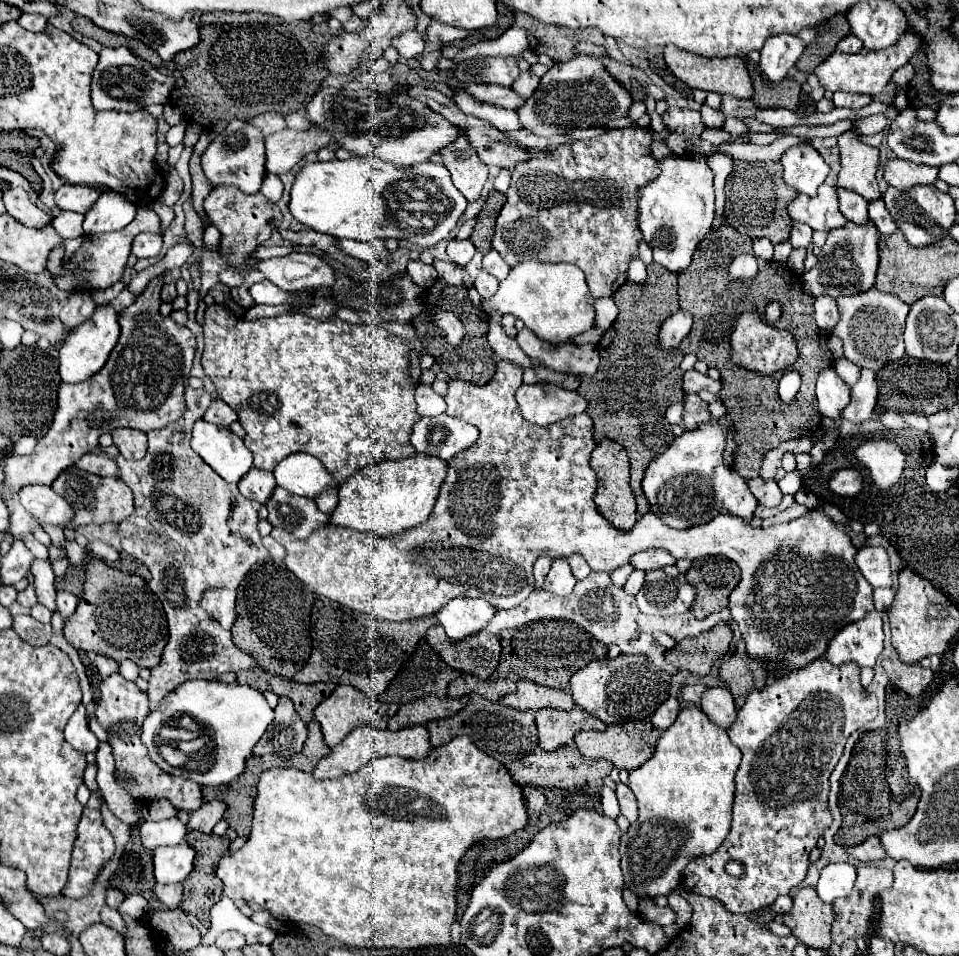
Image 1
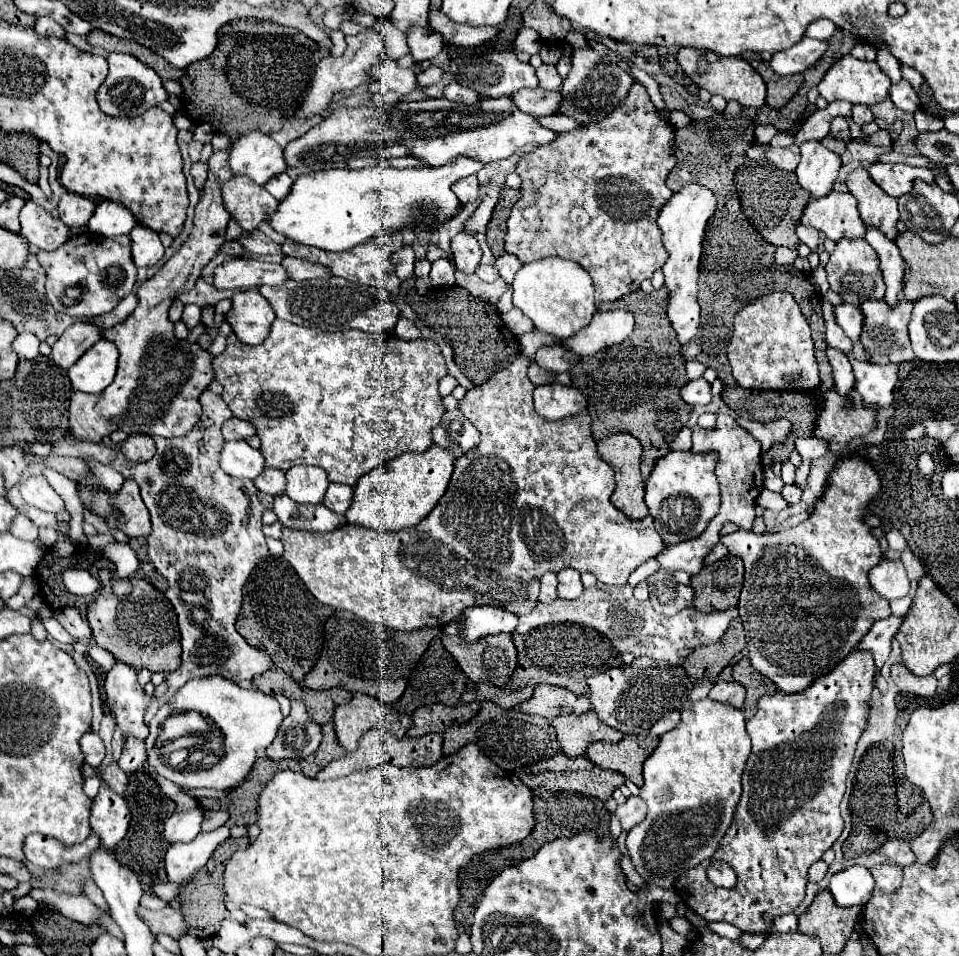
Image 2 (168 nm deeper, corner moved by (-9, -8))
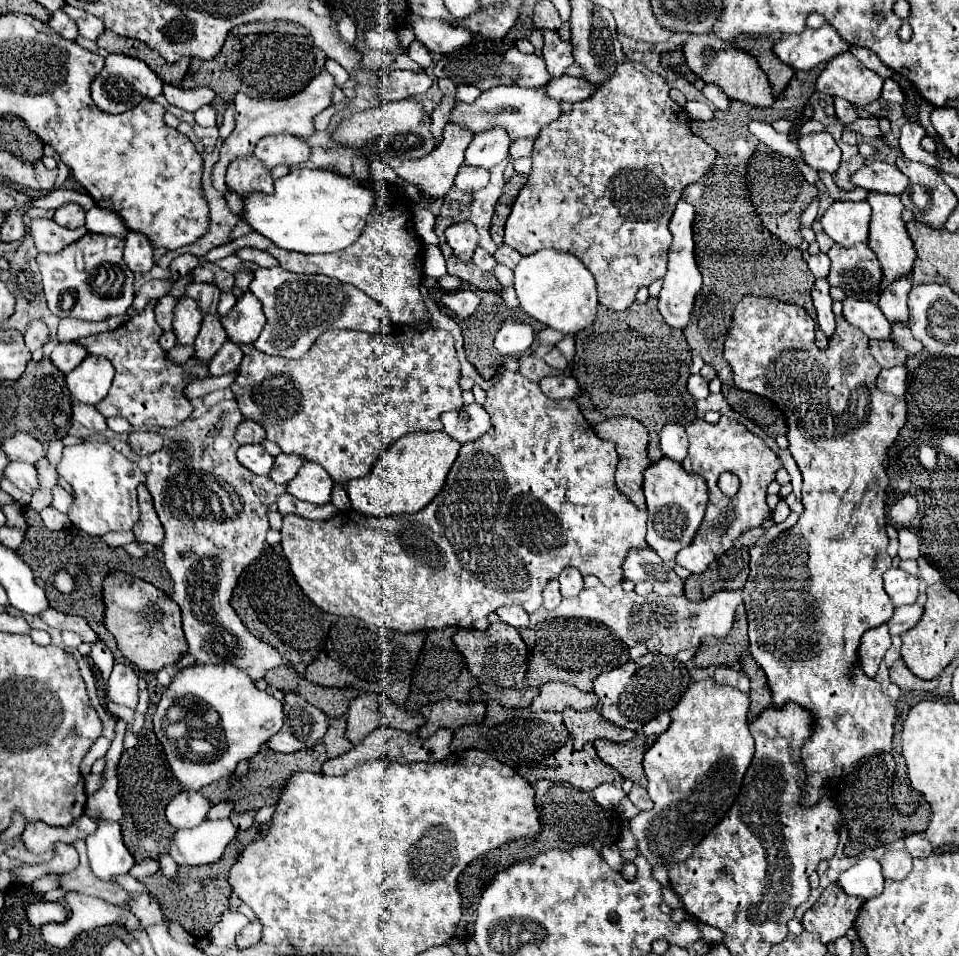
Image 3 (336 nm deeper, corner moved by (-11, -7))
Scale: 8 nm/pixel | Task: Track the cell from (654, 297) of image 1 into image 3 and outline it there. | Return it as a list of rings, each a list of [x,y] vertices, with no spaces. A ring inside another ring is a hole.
[[[649,298],[645,304],[635,300],[623,312],[599,306],[593,324],[575,338],[599,340],[599,348],[603,348],[603,354],[613,364],[613,368],[571,368],[571,376],[581,390],[581,396],[575,400],[585,420],[591,426],[617,416],[639,420],[649,432],[647,452],[651,464],[655,464],[663,456],[659,448],[659,432],[663,426],[687,426],[695,420],[695,400],[687,392],[691,350],[683,332],[667,326],[657,310],[657,298]]]

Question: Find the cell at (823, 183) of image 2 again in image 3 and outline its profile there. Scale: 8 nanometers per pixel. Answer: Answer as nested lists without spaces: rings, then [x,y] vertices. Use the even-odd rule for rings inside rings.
[[[813,132],[799,140],[801,158],[817,172],[837,172],[841,162],[841,148],[829,132]]]

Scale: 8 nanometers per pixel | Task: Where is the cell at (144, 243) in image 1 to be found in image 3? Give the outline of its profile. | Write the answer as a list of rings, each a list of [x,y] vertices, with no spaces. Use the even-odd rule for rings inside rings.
[[[129,232],[125,238],[123,260],[135,274],[145,274],[155,266],[153,250],[155,248],[149,244],[149,240],[145,240],[145,236],[139,232]]]

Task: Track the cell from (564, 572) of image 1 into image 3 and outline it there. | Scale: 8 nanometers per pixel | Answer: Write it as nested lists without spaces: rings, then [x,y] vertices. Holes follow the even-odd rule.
[[[565,568],[559,574],[559,584],[561,584],[563,598],[571,598],[583,590],[583,576],[577,568]]]

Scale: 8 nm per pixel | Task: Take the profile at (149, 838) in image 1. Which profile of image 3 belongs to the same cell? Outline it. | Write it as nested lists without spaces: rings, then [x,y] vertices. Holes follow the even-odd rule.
[[[181,792],[167,804],[167,820],[173,828],[195,828],[199,826],[211,804],[199,792]]]

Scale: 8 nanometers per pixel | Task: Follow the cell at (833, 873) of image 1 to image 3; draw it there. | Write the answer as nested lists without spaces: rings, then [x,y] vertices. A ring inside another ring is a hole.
[[[863,858],[839,876],[839,886],[849,896],[859,896],[863,900],[873,898],[883,892],[881,864],[873,858]]]

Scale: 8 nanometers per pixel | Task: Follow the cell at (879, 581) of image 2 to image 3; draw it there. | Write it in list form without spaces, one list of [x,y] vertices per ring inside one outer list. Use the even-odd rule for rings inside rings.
[[[889,568],[883,574],[883,580],[885,580],[885,592],[889,594],[895,606],[913,604],[917,600],[919,580],[915,576],[903,572],[901,568]]]

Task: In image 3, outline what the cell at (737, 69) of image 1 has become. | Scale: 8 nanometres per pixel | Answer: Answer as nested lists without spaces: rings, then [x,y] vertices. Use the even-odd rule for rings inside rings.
[[[691,34],[683,46],[683,54],[687,58],[687,66],[691,68],[691,72],[707,84],[717,84],[729,96],[729,100],[739,100],[751,106],[771,106],[773,104],[771,84],[765,72],[759,68],[757,60],[751,54],[739,50],[737,46],[721,42],[713,34],[705,34],[705,36]]]

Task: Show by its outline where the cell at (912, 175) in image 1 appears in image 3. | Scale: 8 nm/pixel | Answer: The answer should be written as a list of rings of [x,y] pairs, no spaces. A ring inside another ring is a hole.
[[[871,162],[863,166],[851,176],[851,182],[865,190],[883,194],[901,194],[909,186],[909,178],[897,166],[887,162]]]

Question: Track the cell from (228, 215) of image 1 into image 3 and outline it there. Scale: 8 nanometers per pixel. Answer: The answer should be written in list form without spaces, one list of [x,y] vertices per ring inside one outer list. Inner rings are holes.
[[[255,156],[233,160],[227,168],[225,182],[227,188],[237,192],[241,198],[245,198],[249,192],[273,192],[271,172]]]

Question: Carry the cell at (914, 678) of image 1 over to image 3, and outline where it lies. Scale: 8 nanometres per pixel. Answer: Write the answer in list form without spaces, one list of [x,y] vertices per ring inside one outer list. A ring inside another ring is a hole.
[[[901,658],[895,660],[895,664],[893,664],[891,670],[889,670],[889,676],[891,676],[891,682],[895,682],[902,691],[922,690],[931,692],[935,690],[937,684],[939,684],[939,678],[933,678],[933,680],[921,680],[921,678],[917,678],[917,676],[905,666],[905,662],[903,662]]]

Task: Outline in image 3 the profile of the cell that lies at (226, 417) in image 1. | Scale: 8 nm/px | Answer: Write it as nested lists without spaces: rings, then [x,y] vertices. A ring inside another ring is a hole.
[[[243,420],[237,426],[235,440],[239,444],[259,444],[263,438],[265,438],[265,428],[253,420]]]

